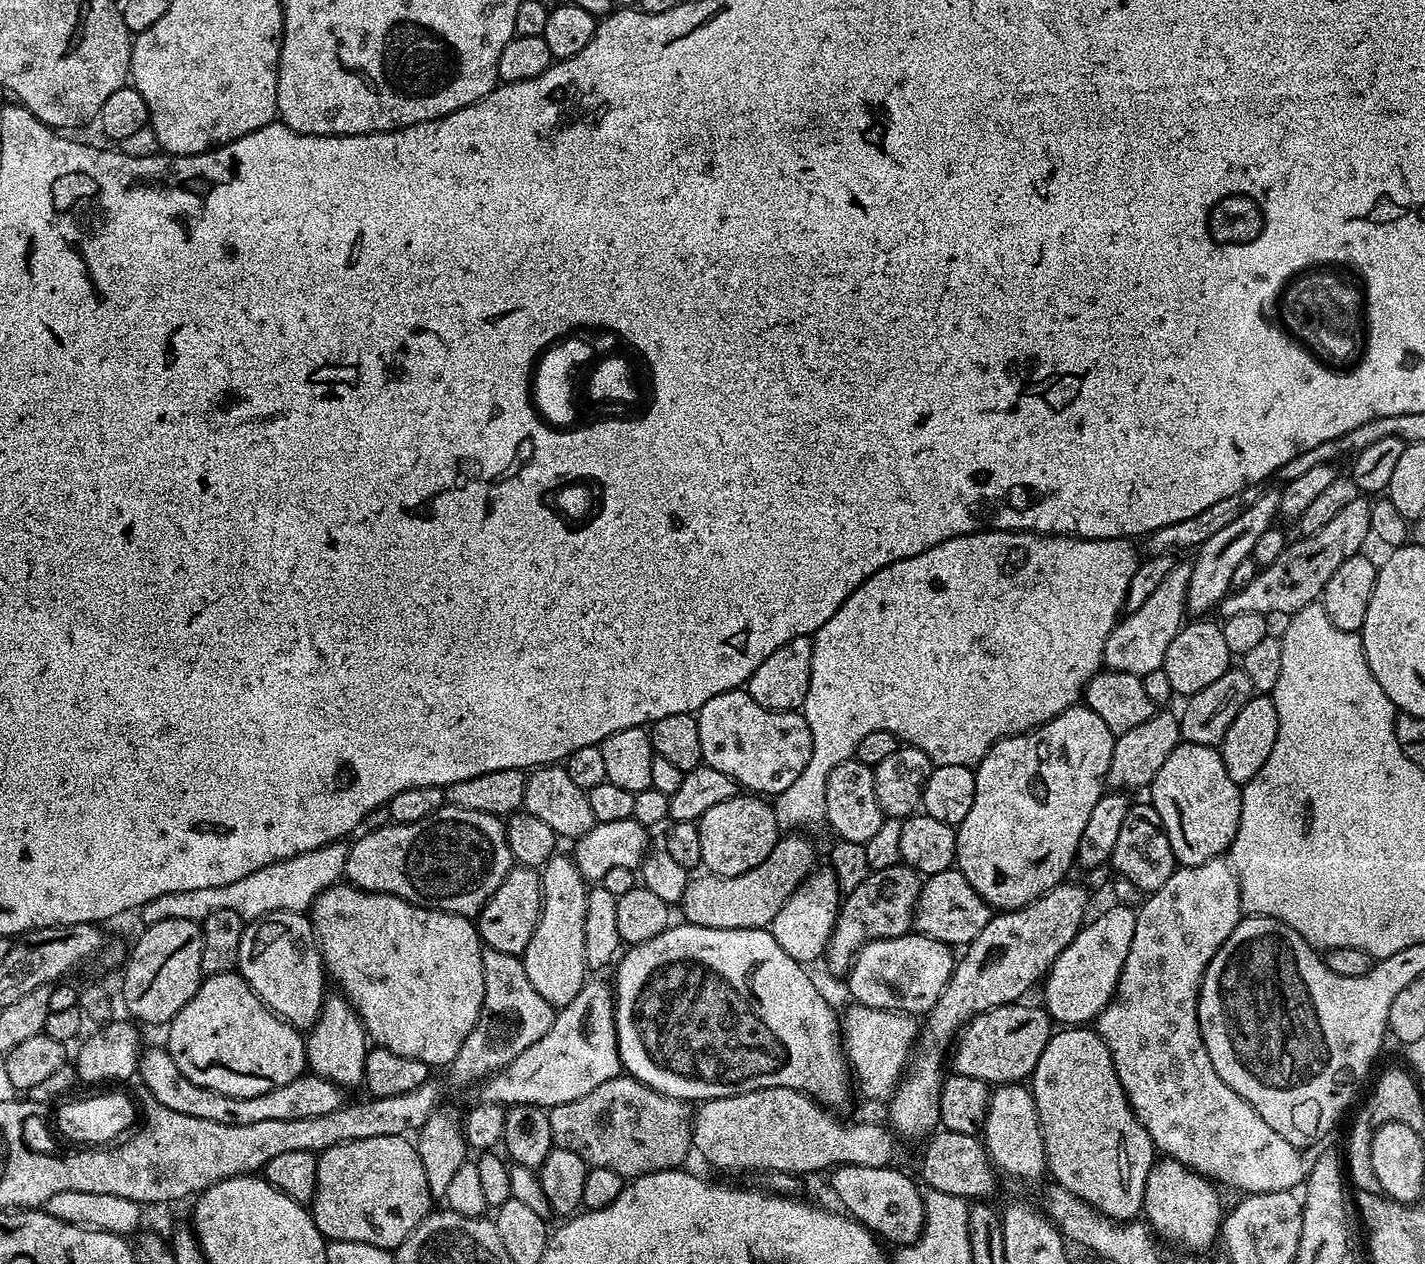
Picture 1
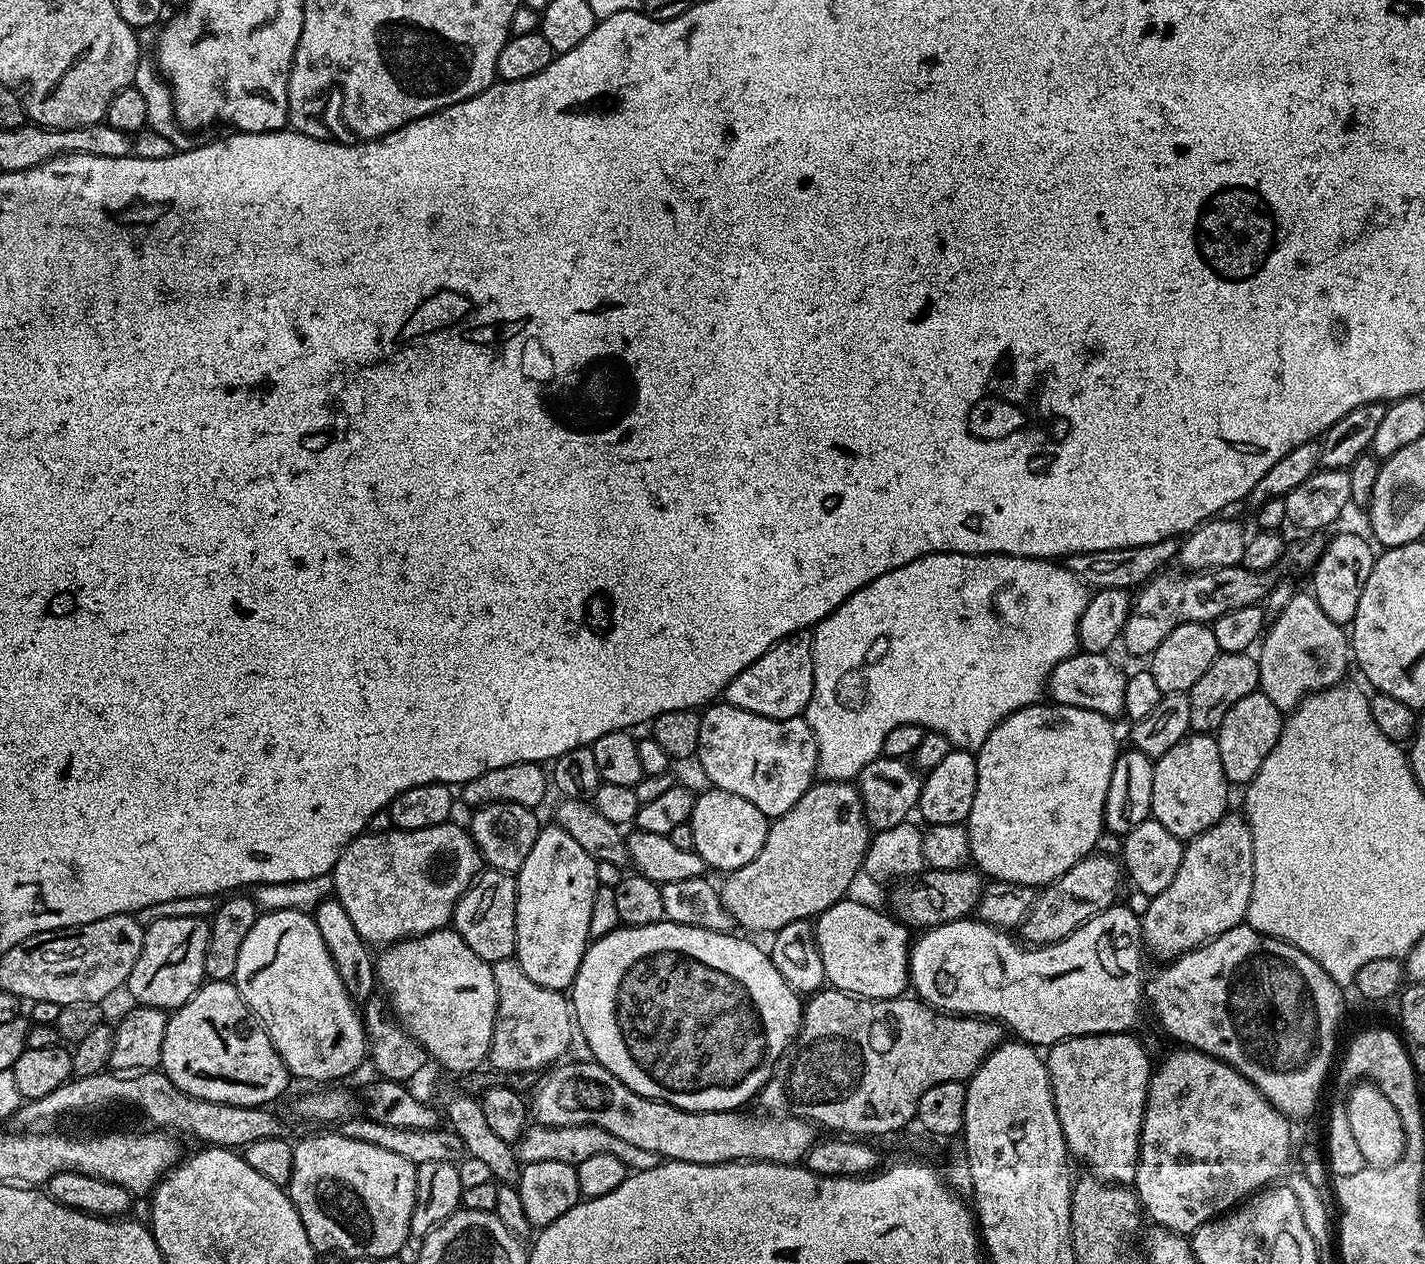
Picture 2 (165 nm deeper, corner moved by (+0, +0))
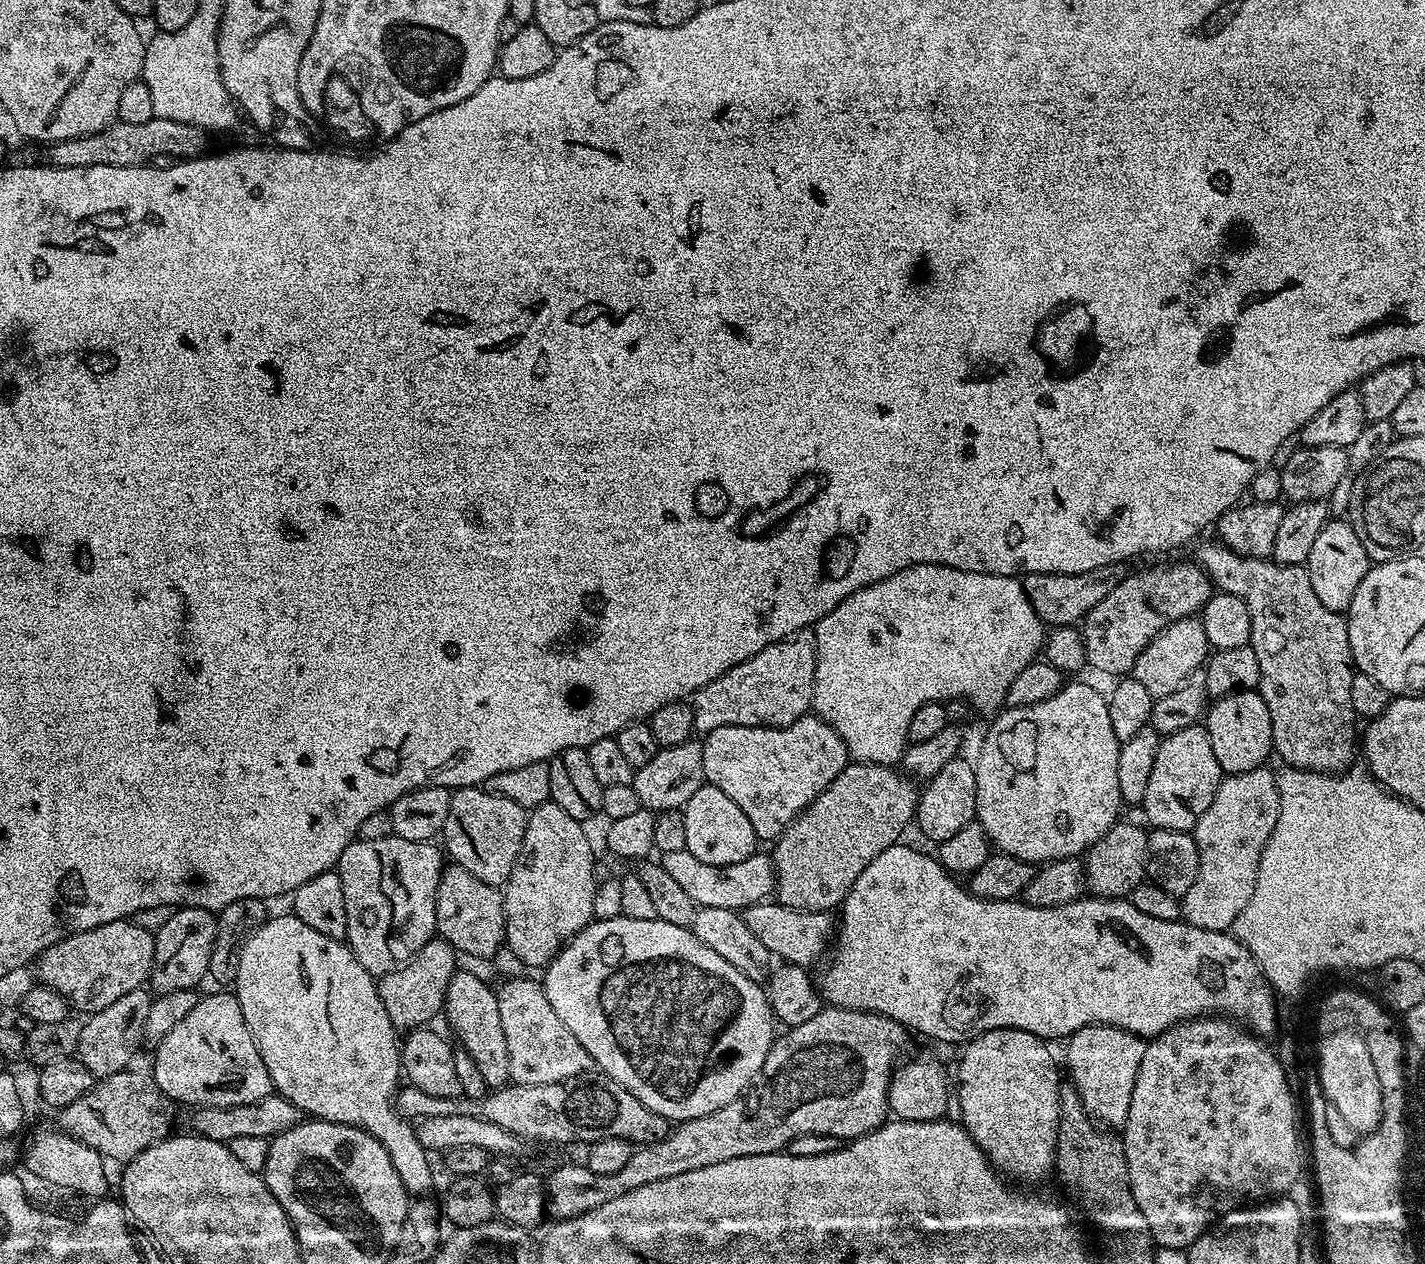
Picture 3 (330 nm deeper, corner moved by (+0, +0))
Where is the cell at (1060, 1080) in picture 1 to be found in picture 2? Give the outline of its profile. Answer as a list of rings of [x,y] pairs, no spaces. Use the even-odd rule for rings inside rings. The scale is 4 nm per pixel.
[[[1101,1032],[1098,1036],[1072,1036],[1068,1040],[1059,1040],[1051,1045],[1046,1052],[1046,1063],[1048,1066],[1048,1077],[1052,1083],[1052,1097],[1058,1114],[1058,1122],[1062,1126],[1064,1141],[1068,1147],[1073,1161],[1081,1160],[1087,1171],[1099,1180],[1106,1180],[1110,1184],[1131,1185],[1136,1179],[1136,1163],[1138,1162],[1138,1150],[1140,1149],[1140,1131],[1142,1130],[1142,1118],[1146,1106],[1146,1094],[1148,1093],[1148,1082],[1152,1079],[1154,1071],[1154,1060],[1148,1057],[1148,1052],[1128,1032]]]

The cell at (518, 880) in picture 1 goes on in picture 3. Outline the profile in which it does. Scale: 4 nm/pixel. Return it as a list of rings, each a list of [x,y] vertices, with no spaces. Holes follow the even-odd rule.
[[[455,862],[449,863],[444,869],[444,873],[440,876],[440,885],[438,886],[438,894],[436,895],[436,931],[443,939],[447,940],[457,953],[468,956],[492,956],[499,948],[505,947],[506,941],[504,938],[504,898],[501,889],[494,884],[487,884],[478,878],[474,878],[474,874],[470,874],[470,870],[466,870],[462,866],[458,866]]]

